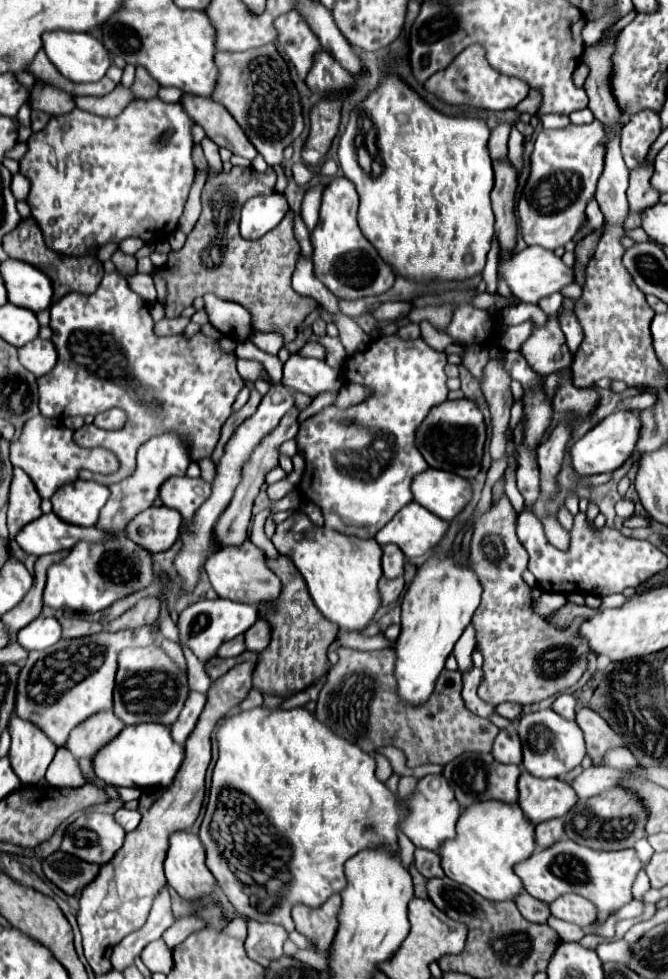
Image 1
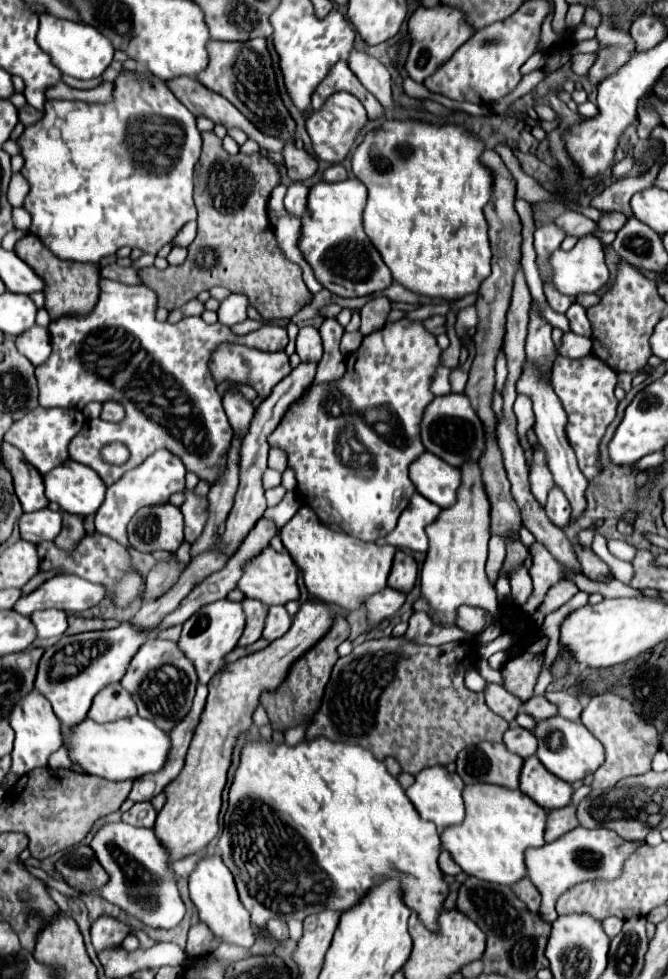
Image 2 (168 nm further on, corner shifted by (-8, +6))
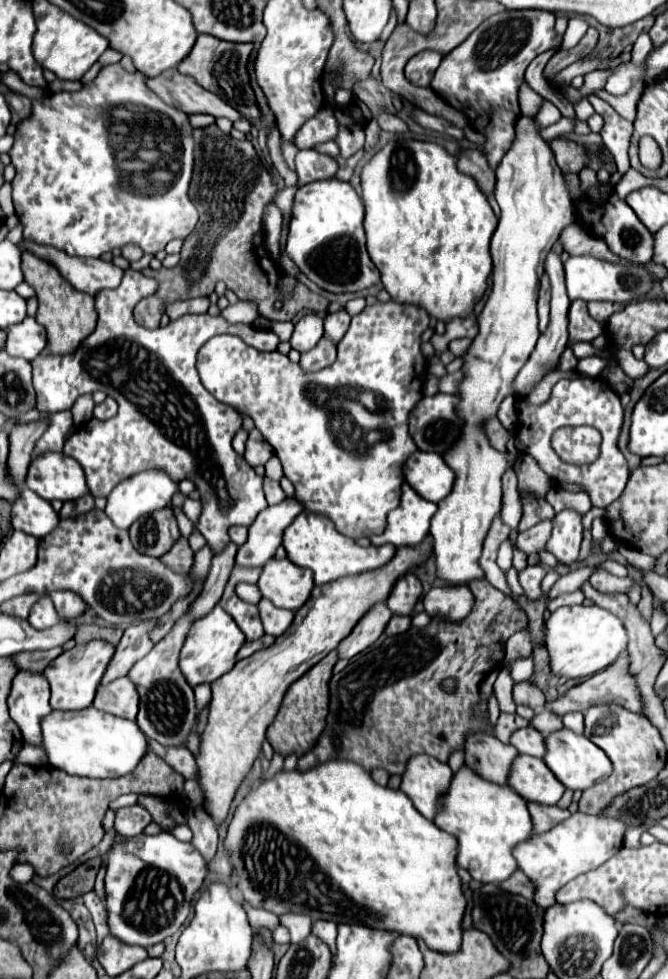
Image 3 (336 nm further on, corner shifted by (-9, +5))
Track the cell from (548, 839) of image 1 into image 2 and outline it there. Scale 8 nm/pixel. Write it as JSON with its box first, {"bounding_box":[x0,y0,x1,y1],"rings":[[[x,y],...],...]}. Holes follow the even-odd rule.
{"bounding_box":[546,806,578,842],"rings":[[[564,806],[564,808],[556,808],[556,810],[548,810],[548,818],[546,818],[546,842],[552,842],[556,838],[560,838],[562,834],[570,832],[572,828],[578,826],[578,818],[576,818],[576,806]]]}

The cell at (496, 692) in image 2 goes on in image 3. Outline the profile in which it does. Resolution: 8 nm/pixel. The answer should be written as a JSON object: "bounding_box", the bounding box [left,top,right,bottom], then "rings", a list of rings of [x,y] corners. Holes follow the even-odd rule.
{"bounding_box":[495,713,529,743],"rings":[[[501,713],[497,719],[497,725],[495,725],[495,729],[497,729],[495,737],[501,739],[503,743],[509,743],[509,735],[521,727],[527,727],[527,725],[529,725],[529,721],[519,717],[517,713]]]}

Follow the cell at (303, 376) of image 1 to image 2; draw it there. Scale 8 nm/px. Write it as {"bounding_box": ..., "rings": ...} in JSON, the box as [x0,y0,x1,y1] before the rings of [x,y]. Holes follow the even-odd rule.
{"bounding_box":[296,326,322,362],"rings":[[[314,326],[300,328],[296,336],[296,354],[302,362],[320,362],[322,358],[322,340]]]}

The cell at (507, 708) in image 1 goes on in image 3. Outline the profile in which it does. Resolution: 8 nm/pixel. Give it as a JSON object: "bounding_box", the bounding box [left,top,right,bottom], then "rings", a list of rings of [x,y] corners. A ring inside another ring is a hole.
{"bounding_box":[545,653,641,717],"rings":[[[623,653],[609,669],[603,669],[601,673],[589,677],[587,681],[571,687],[565,695],[561,695],[555,701],[549,701],[545,707],[557,717],[563,717],[569,711],[587,711],[593,705],[605,705],[605,703],[615,703],[629,711],[641,713],[641,697],[637,693],[637,687],[633,685],[633,677],[629,677],[629,671],[627,671],[627,653]]]}

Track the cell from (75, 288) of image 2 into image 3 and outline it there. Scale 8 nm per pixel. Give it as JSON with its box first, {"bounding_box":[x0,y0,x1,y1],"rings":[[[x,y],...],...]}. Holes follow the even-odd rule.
{"bounding_box":[21,249,97,353],"rings":[[[27,249],[21,251],[21,261],[23,261],[25,281],[35,289],[39,301],[35,319],[47,329],[47,349],[43,353],[71,353],[71,349],[75,349],[97,325],[95,299],[87,293],[73,289],[71,283],[63,279],[59,269],[51,261],[41,259]]]}

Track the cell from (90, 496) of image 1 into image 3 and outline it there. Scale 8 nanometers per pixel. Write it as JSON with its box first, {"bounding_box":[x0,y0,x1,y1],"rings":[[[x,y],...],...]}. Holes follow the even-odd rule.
{"bounding_box":[25,453,89,501],"rings":[[[47,453],[41,461],[31,461],[25,485],[47,501],[77,501],[89,493],[81,465],[63,453]]]}

